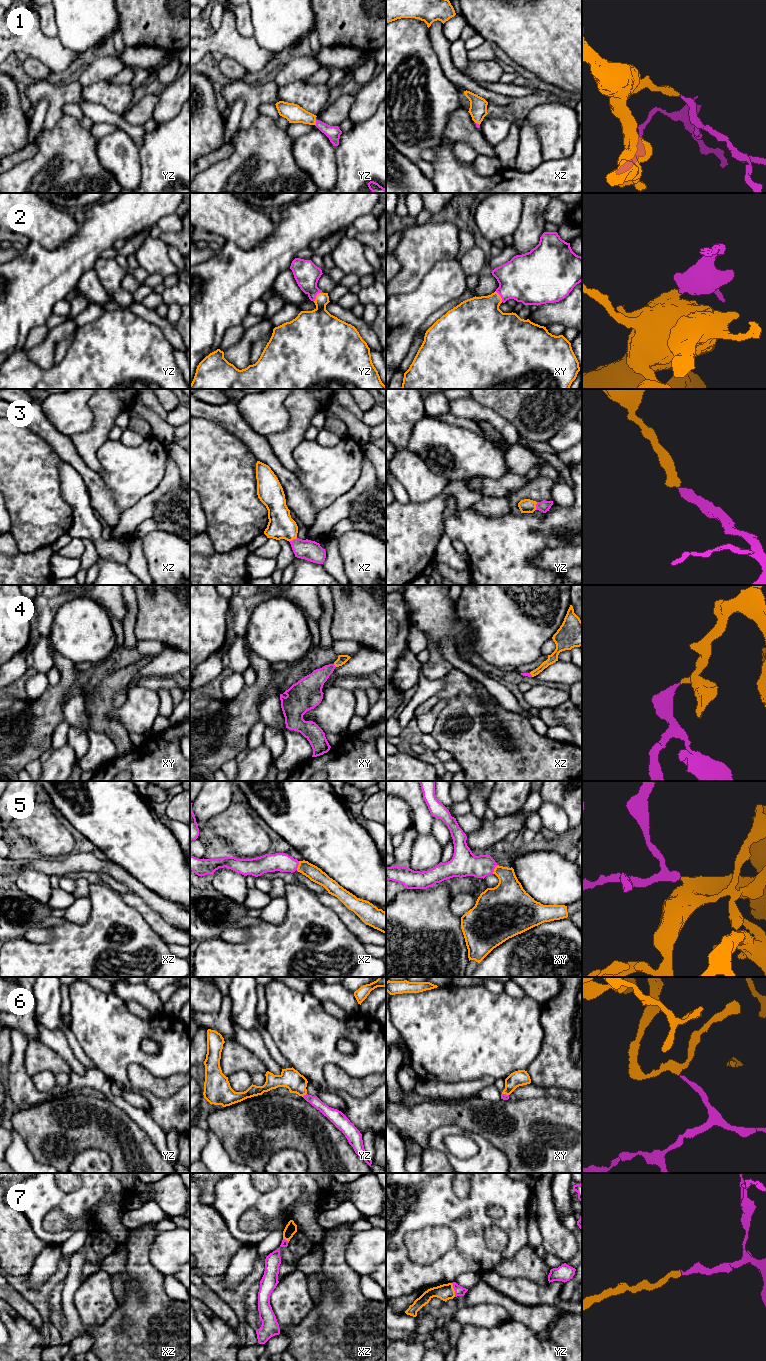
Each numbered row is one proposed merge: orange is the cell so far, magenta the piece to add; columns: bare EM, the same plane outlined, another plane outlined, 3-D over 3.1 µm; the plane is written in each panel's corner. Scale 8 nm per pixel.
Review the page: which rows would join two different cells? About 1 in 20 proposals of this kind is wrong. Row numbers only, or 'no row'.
no row

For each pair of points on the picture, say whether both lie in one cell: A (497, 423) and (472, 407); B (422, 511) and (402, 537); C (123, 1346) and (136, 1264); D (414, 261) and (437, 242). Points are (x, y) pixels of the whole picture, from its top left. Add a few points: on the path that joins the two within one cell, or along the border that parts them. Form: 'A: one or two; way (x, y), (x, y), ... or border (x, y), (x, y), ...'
A: one; way (491, 417), (478, 412)
B: one; way (422, 517), (408, 531)
C: one; way (143, 1326), (150, 1319), (150, 1284)
D: one; way (420, 255), (431, 244)

